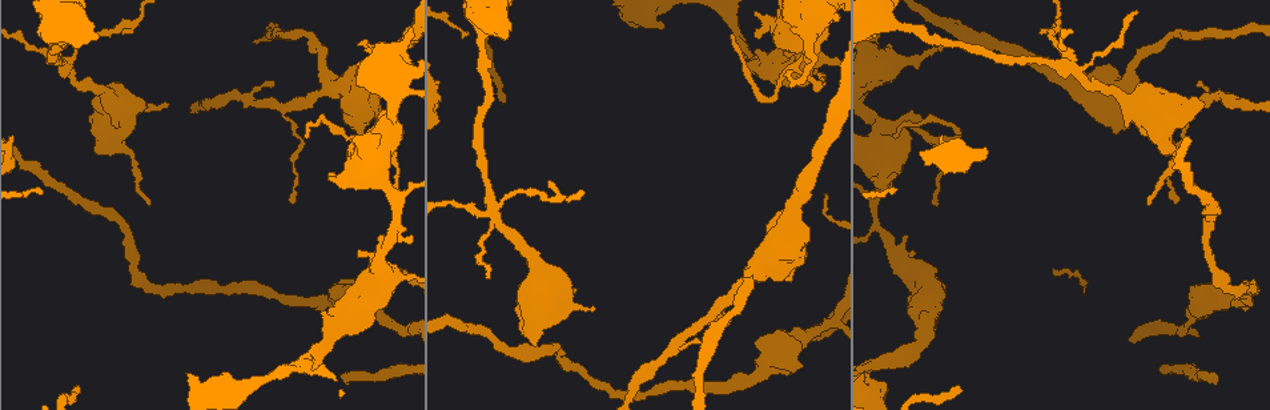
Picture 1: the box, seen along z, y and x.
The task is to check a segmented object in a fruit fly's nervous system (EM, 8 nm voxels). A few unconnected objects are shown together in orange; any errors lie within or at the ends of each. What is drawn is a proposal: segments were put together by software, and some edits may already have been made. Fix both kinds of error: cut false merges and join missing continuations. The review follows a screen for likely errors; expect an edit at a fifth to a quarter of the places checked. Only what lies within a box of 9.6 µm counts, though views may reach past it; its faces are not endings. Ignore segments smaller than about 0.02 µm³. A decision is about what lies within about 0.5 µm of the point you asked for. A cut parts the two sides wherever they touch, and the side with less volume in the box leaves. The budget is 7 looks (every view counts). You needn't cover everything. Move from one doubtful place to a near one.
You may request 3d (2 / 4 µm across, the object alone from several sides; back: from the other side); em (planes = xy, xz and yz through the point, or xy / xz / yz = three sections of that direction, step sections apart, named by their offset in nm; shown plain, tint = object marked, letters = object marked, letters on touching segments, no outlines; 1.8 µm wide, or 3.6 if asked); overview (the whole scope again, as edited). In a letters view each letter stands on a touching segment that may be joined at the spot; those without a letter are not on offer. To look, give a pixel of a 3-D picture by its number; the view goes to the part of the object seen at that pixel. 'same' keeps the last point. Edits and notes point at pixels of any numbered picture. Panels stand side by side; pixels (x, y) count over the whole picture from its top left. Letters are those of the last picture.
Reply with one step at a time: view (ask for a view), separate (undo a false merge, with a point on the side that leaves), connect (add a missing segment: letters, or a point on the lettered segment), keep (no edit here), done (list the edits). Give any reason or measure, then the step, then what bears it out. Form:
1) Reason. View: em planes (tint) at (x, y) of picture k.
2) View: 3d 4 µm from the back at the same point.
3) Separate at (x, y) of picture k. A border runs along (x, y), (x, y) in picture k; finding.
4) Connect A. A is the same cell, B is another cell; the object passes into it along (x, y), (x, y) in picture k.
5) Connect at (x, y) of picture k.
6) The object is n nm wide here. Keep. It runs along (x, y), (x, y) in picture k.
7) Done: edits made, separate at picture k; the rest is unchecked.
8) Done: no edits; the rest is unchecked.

An open end. View: 3d 4 µm at (1216, 382) of picture 1.

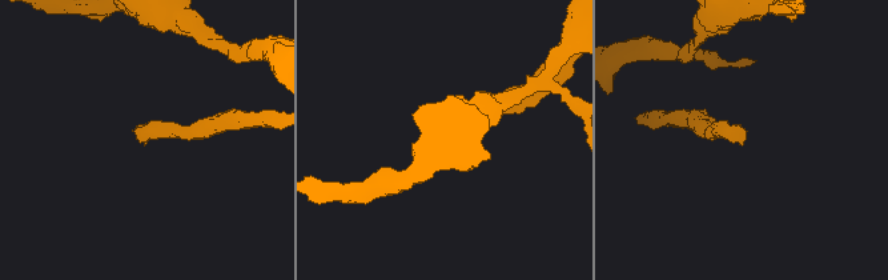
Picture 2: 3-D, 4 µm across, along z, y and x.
View: em planes (letters) at (743, 142) of picture 2.

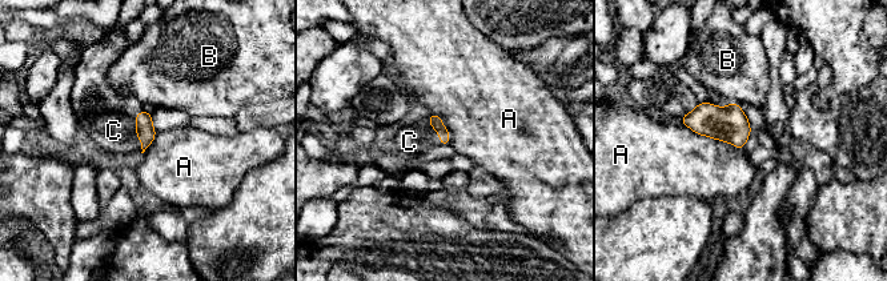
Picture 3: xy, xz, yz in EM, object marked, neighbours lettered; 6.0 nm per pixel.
Connect C. C is the same cell, A and B are other cells; the object passes into it along (145, 132), (136, 129), (113, 131) in picture 3; the neuron continues.

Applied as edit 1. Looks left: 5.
An open end. View: em yz step 16 (letters) at (125, 34) of picture 1.

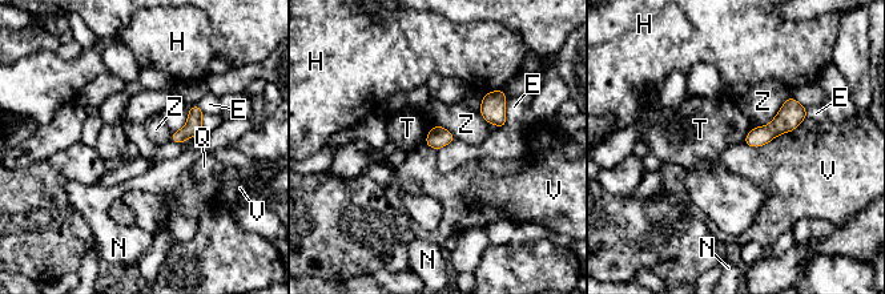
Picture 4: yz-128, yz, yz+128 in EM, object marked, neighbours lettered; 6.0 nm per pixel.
The longest contact is with V, 400 nm. Keep. E, H, N, Q, T, V and Z are other cells; a border runs along (805, 117), (763, 145), (744, 144) in picture 4; none of them fits.

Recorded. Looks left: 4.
Free end. View: 3d 4 µm at (293, 202) of picture 1.

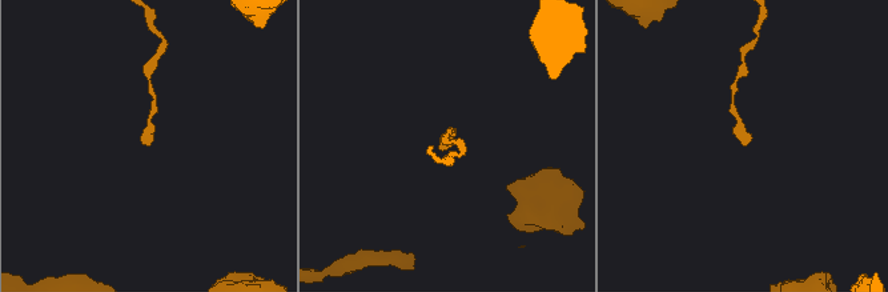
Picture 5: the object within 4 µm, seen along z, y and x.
View: em planes (tint) at (746, 142) of picture 5.

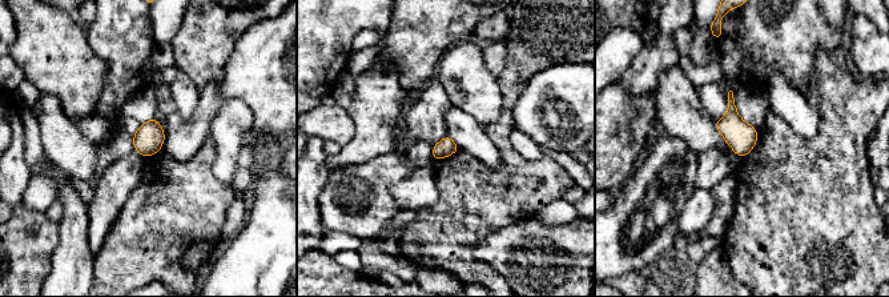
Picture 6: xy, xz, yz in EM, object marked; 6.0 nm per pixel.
View: em planes (letters) at the same point.

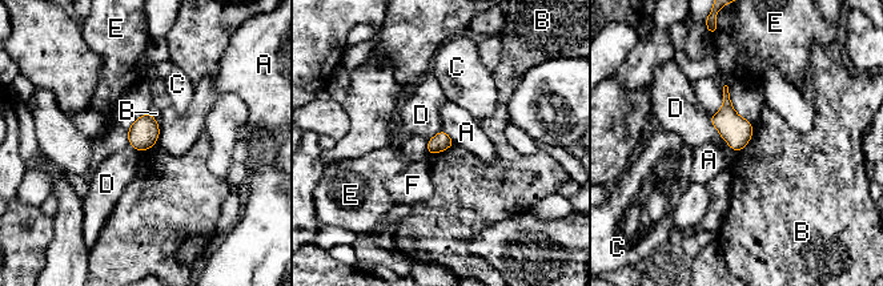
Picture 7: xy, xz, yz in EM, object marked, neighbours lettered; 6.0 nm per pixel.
The object is 110 nm wide here. Keep. A, B, C, D, E and F are other cells; a border runs along (751, 121), (751, 139), (737, 153) in picture 7; none of them fits.

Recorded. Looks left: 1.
Done: edits made, connect at picture 3; the rest is unchecked.

